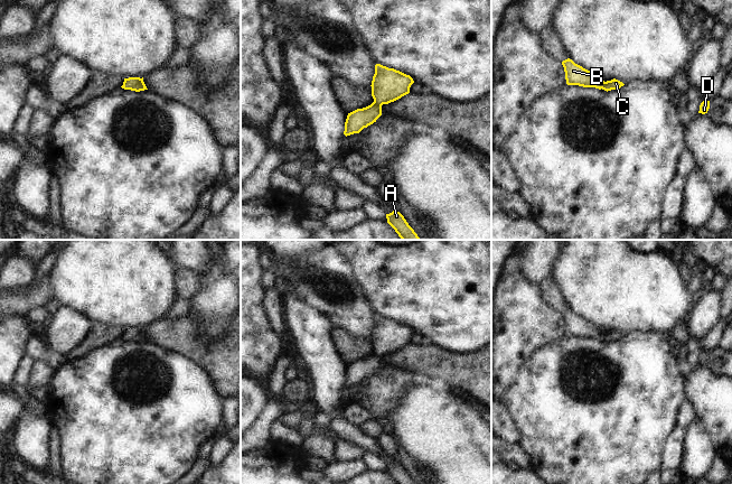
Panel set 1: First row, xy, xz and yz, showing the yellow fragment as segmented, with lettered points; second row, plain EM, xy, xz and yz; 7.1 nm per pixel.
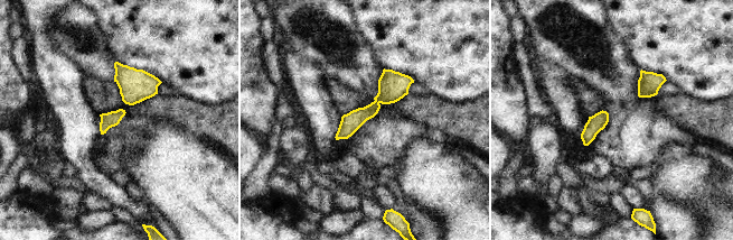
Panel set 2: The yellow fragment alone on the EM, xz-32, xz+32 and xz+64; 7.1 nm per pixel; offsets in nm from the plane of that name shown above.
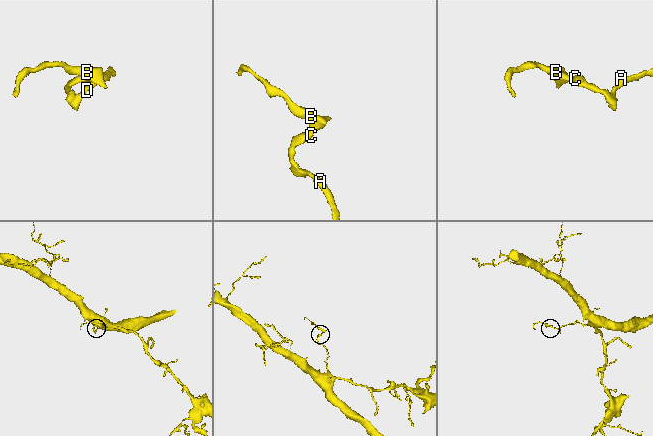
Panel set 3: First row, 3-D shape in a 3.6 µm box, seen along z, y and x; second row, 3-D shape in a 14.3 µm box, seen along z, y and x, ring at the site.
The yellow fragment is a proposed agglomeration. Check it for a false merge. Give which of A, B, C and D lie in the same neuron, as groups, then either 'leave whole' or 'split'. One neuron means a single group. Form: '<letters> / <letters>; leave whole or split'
A B C D; leave whole

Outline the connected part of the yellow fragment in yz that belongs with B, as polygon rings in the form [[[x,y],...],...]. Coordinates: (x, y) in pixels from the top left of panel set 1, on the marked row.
[[[567,58],[562,62],[565,72],[565,80],[567,85],[579,85],[583,87],[595,87],[599,90],[611,91],[618,90],[625,84],[616,78],[604,82],[603,78],[594,75],[592,72],[575,64]]]

